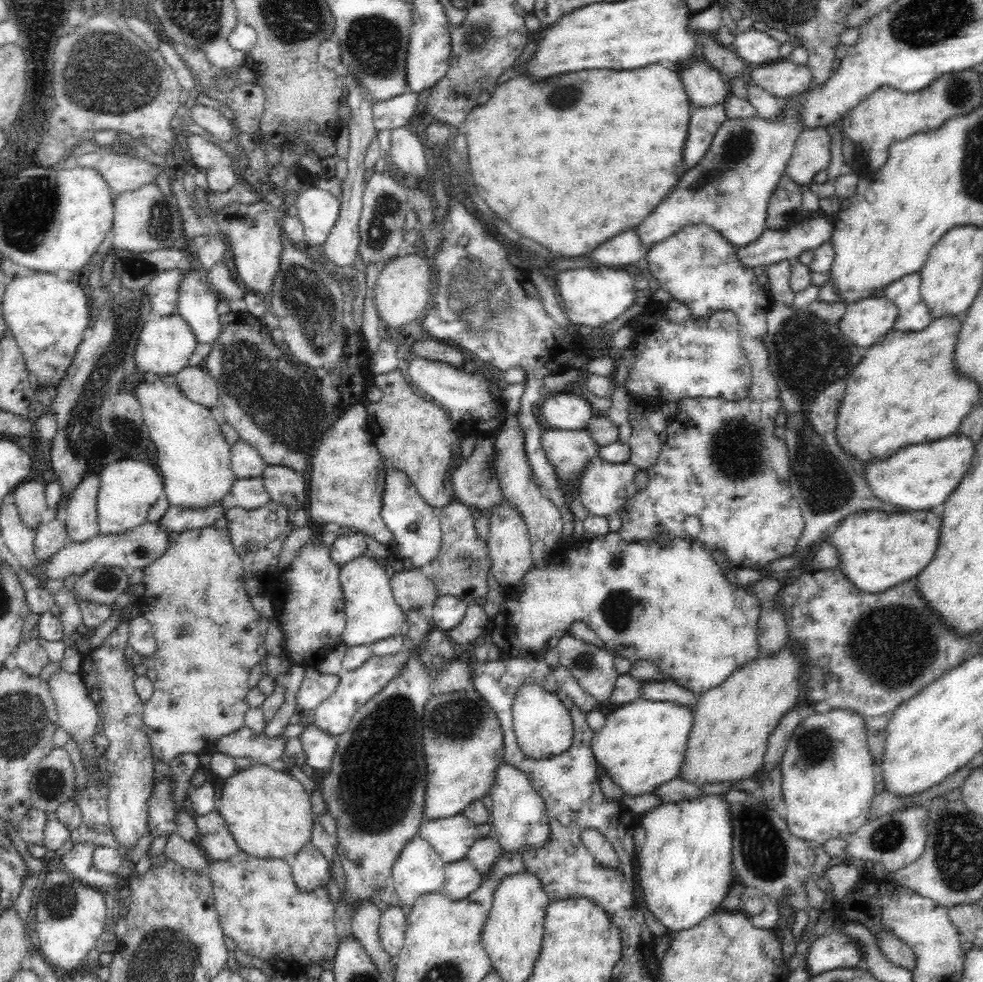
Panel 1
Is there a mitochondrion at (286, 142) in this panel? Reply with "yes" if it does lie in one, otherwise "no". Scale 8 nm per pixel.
no

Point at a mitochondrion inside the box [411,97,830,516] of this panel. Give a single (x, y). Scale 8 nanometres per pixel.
(479, 296)

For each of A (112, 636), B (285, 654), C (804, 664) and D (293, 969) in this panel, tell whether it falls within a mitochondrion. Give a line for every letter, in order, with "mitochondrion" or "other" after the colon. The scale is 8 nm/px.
A: other
B: other
C: other
D: other

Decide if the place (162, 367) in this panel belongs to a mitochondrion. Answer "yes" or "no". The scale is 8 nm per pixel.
no

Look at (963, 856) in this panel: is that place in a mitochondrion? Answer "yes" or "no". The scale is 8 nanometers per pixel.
yes

